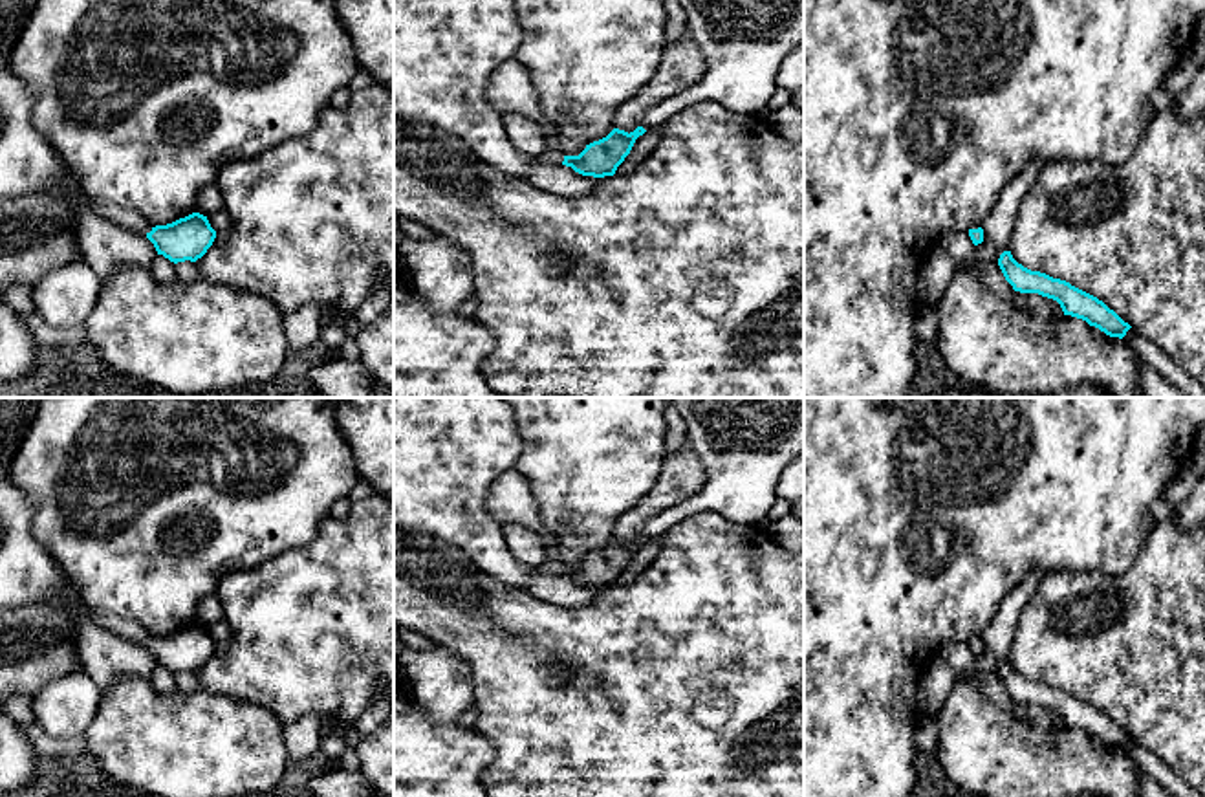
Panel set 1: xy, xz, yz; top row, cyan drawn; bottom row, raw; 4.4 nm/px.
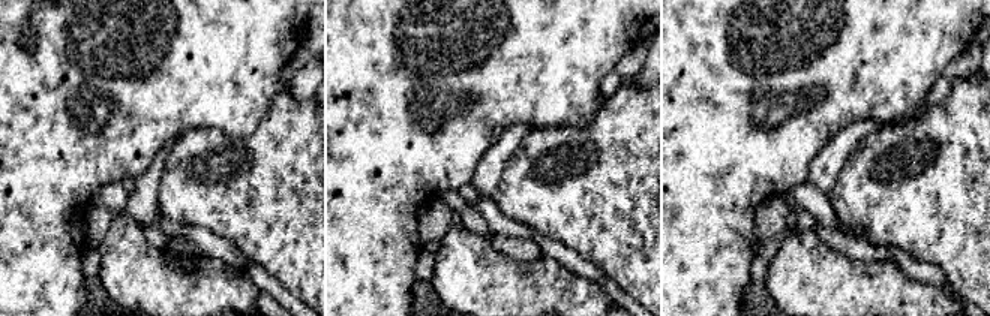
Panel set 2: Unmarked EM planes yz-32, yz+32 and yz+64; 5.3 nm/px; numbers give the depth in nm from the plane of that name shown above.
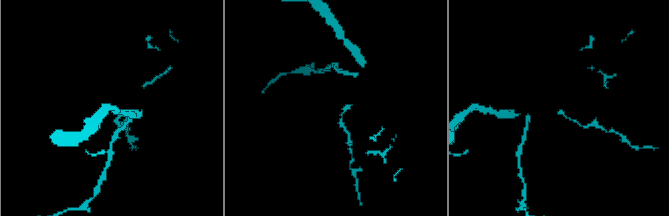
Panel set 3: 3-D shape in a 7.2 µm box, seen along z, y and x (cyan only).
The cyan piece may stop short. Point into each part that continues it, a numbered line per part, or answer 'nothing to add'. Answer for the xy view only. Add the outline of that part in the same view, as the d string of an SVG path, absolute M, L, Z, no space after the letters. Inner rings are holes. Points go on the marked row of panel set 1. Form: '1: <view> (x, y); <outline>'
1: xy (123, 217); M66 187L66 191L71 192L81 203L90 207L95 214L110 220L115 225L121 225L143 235L150 233L156 227L137 211L119 207L115 203L95 202L88 194L84 194L81 189Z

